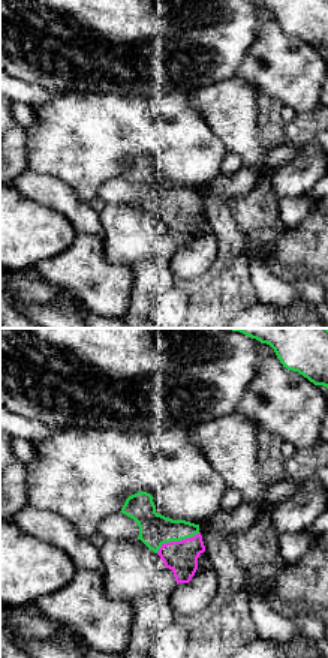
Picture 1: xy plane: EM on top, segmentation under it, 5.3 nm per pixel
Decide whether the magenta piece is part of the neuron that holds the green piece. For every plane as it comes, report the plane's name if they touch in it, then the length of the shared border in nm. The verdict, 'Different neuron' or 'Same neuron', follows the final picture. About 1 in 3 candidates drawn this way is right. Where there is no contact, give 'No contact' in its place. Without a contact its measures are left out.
Touches green in xy. Shared border 260 nm

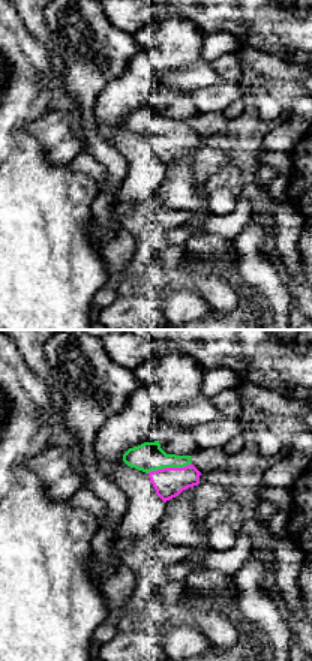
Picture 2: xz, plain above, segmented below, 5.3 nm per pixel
Touches green in xz. Shared border 240 nm

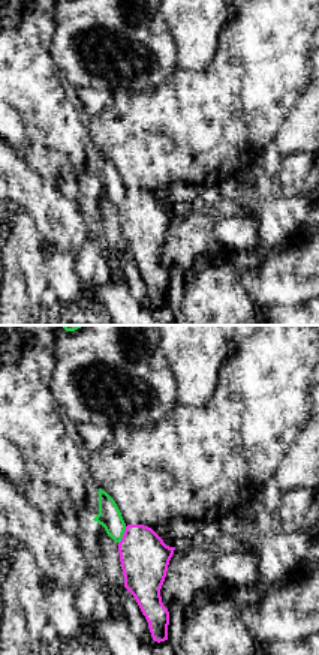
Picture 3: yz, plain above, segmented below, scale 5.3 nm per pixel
Touches green in yz. Shared border 100 nm

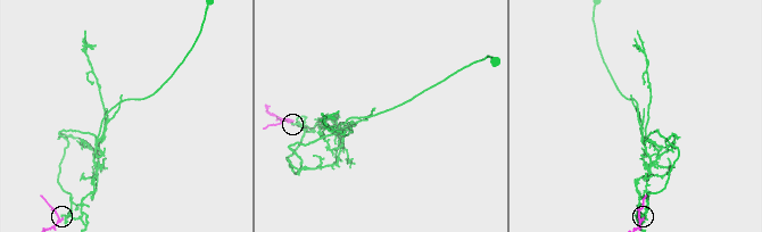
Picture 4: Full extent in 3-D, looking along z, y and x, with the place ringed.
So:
Same neuron

